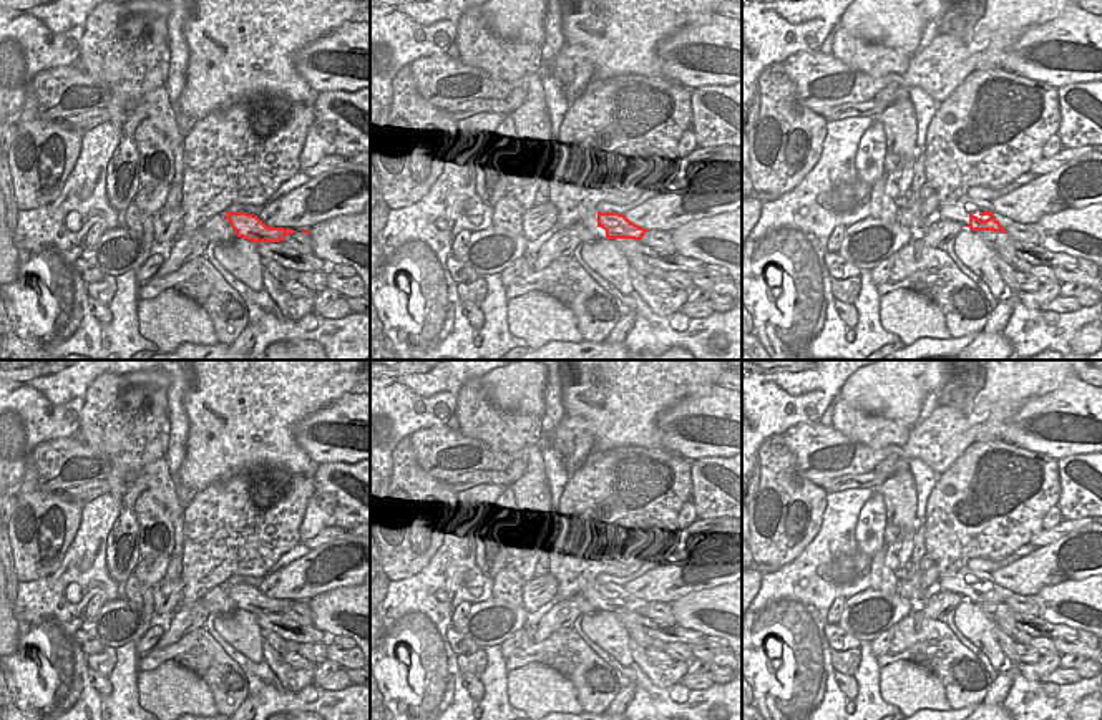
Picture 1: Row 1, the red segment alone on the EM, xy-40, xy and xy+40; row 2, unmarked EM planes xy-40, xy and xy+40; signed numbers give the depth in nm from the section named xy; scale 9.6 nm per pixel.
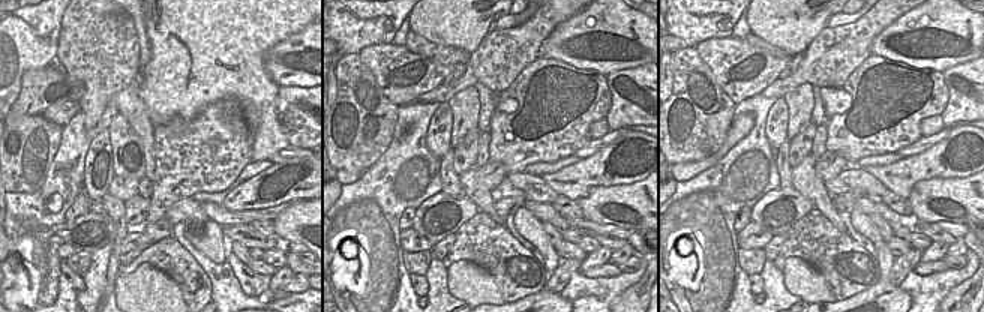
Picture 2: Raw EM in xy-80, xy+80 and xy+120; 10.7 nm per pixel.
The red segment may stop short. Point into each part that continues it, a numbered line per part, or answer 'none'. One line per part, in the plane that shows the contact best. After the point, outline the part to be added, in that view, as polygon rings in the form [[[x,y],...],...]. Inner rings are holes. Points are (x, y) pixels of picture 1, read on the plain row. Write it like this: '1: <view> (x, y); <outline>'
1: xy+40 (958, 581); [[[968,566],[956,569],[953,572],[944,572],[943,576],[938,577],[938,581],[934,584],[931,584],[928,587],[928,591],[924,592],[924,601],[944,589],[944,591],[951,591],[956,594],[961,594],[963,597],[969,597],[969,587],[976,587],[983,592],[989,591],[989,587],[979,587],[984,582],[991,582],[992,587],[997,586],[1001,587],[996,579],[991,576],[991,572],[981,571],[981,569],[971,569]]]

